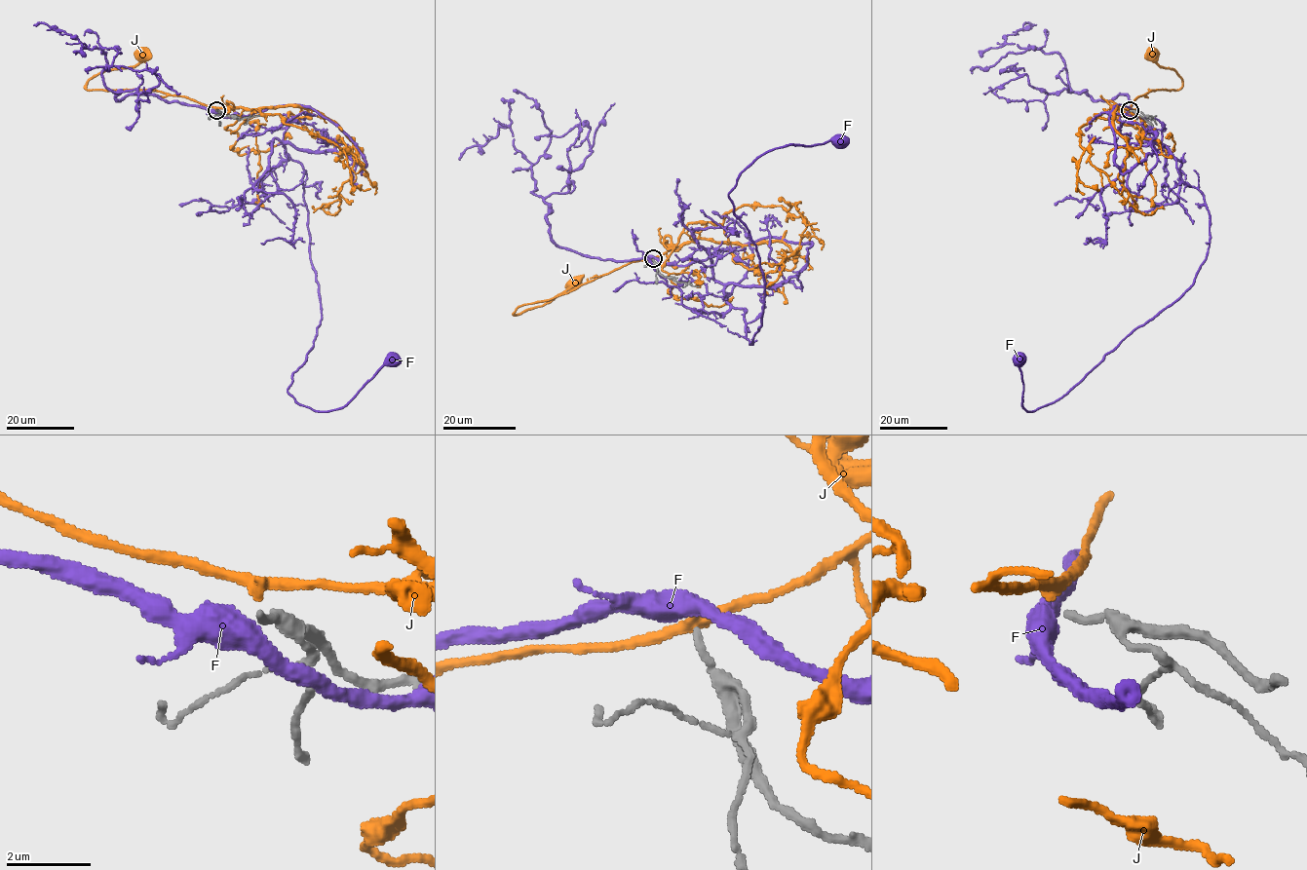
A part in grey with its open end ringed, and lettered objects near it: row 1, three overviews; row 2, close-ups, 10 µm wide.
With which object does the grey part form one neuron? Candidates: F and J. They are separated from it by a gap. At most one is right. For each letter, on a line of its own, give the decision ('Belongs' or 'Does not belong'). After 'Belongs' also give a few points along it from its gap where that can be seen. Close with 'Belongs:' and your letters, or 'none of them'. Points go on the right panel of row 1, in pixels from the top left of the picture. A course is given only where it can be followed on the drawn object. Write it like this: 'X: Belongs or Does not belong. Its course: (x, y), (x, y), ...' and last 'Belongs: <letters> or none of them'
F: Does not belong
J: Belongs. Its course: (1129, 109), (1137, 96), (1150, 91), (1180, 88), (1182, 80), (1174, 70), (1160, 67), (1152, 55)
Belongs: J

